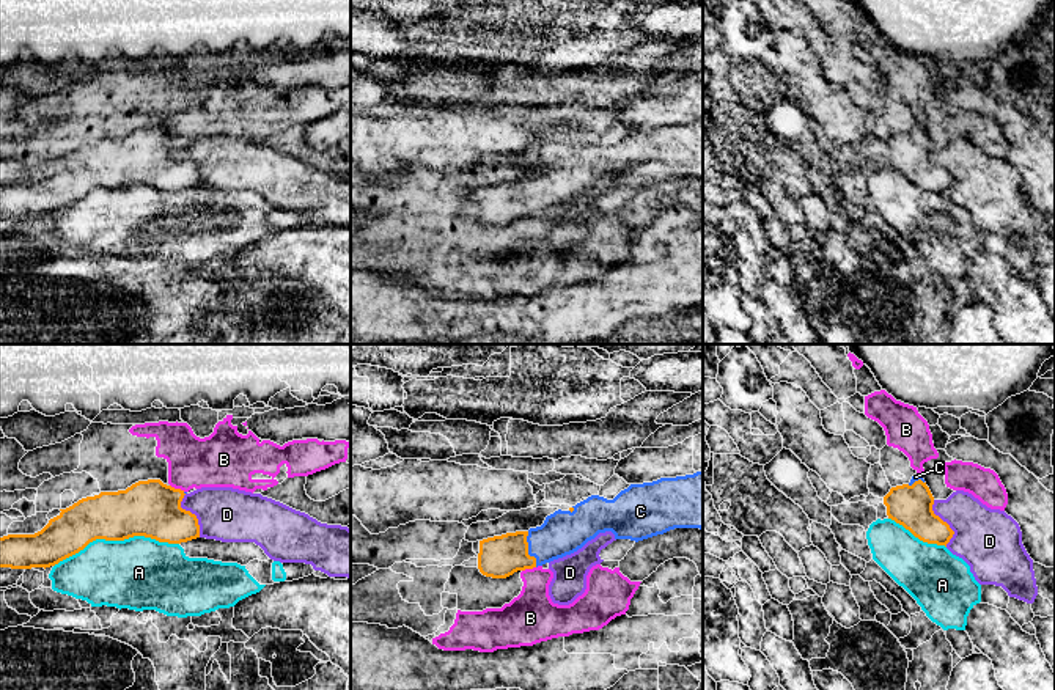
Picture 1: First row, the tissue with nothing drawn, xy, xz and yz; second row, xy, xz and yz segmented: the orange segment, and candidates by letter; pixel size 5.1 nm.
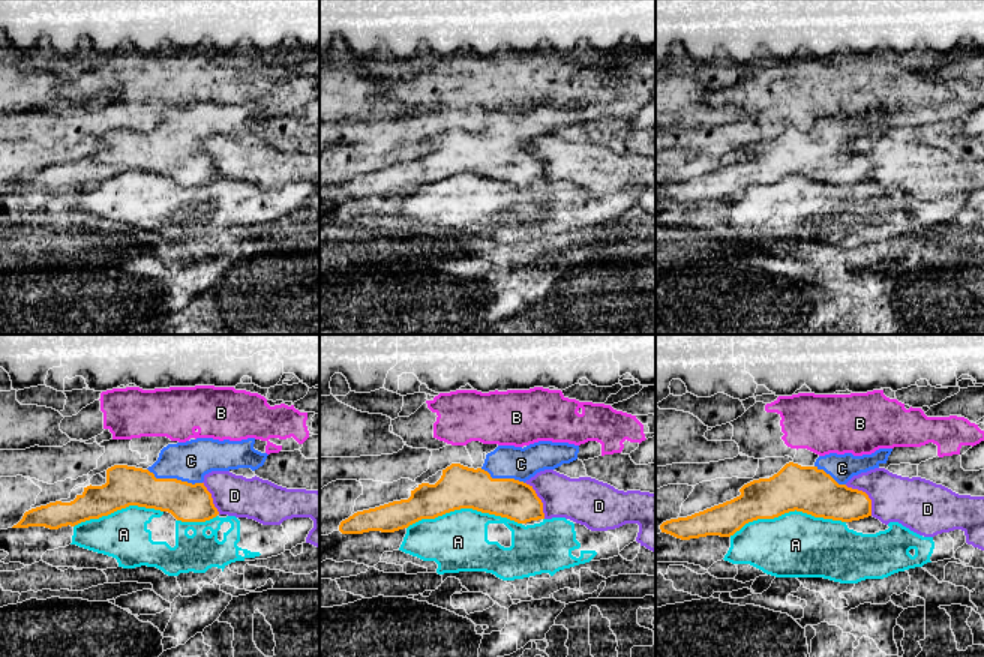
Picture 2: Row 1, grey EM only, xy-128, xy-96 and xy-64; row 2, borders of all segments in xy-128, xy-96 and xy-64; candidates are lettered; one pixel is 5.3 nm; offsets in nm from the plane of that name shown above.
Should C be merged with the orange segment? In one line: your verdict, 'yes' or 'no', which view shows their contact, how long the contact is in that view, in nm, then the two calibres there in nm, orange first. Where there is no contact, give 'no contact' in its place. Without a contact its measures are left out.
yes; meets orange in xz; contact 190 nm long; 220 nm thick on the orange side, 220 nm on the other

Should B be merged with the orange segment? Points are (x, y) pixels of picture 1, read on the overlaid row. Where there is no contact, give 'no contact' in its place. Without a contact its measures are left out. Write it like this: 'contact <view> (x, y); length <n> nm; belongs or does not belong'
contact xy (178, 489); length 90 nm; does not belong

